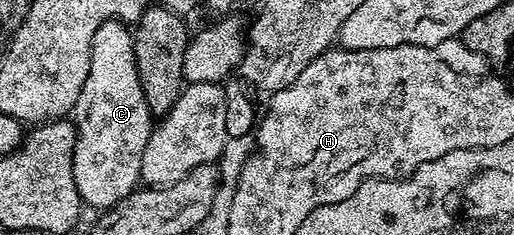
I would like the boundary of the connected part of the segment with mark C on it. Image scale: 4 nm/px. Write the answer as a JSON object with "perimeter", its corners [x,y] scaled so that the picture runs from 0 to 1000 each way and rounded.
{"perimeter":[[[202,89],[193,132],[185,132],[169,353],[154,387],[138,511],[150,536],[142,647],[146,796],[171,885],[175,872],[187,898],[214,889],[268,800],[278,643],[286,643],[286,600],[302,536],[300,489],[270,353],[259,145],[245,94]]]}

